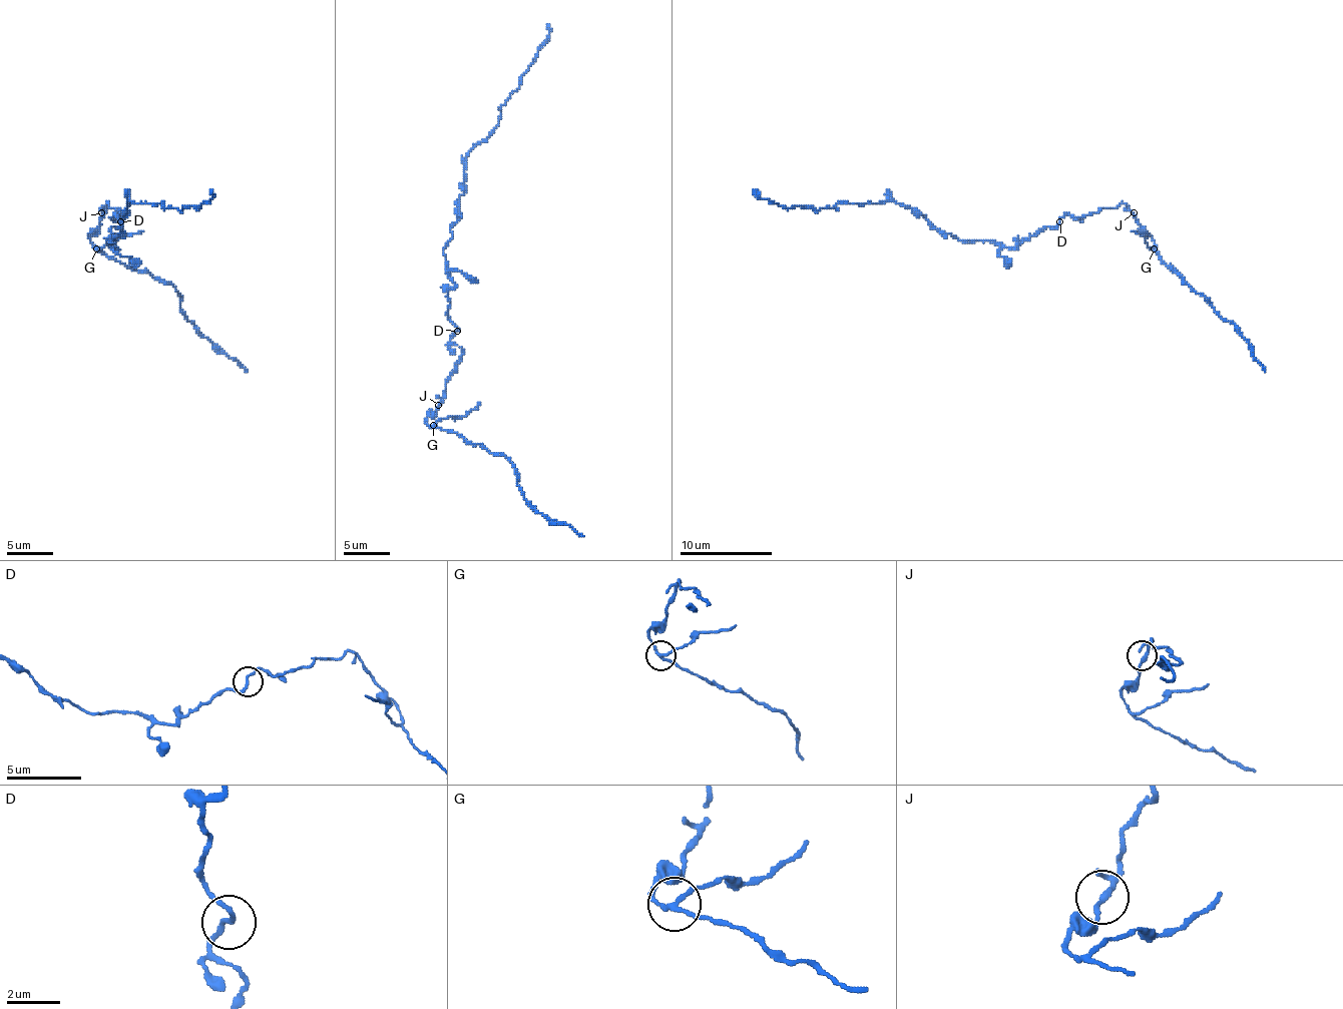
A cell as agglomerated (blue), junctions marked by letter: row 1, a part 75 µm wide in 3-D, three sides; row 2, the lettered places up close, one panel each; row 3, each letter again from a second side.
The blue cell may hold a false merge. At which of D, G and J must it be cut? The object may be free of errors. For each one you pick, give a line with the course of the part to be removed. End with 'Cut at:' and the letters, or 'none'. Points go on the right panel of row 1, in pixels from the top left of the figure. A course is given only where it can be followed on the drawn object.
G: course (1154, 249), (1145, 242), (1145, 235), (1131, 231)
Cut at: G

